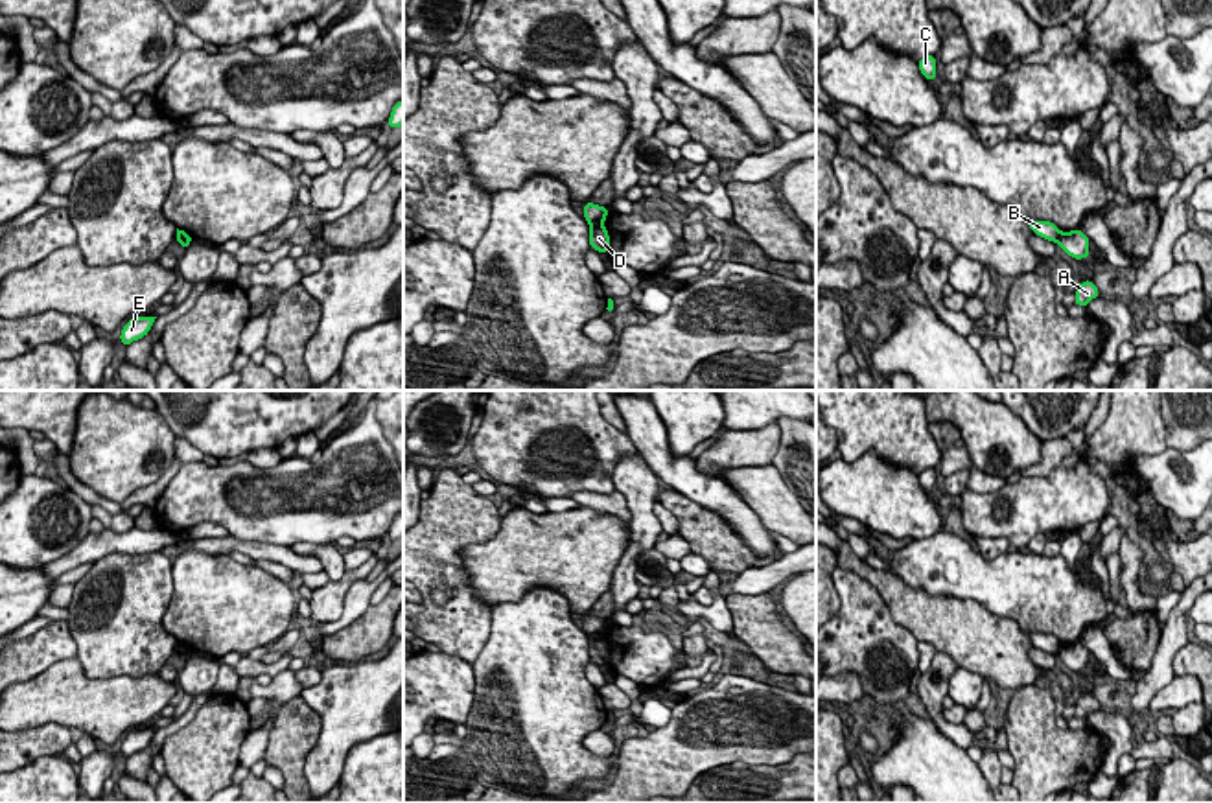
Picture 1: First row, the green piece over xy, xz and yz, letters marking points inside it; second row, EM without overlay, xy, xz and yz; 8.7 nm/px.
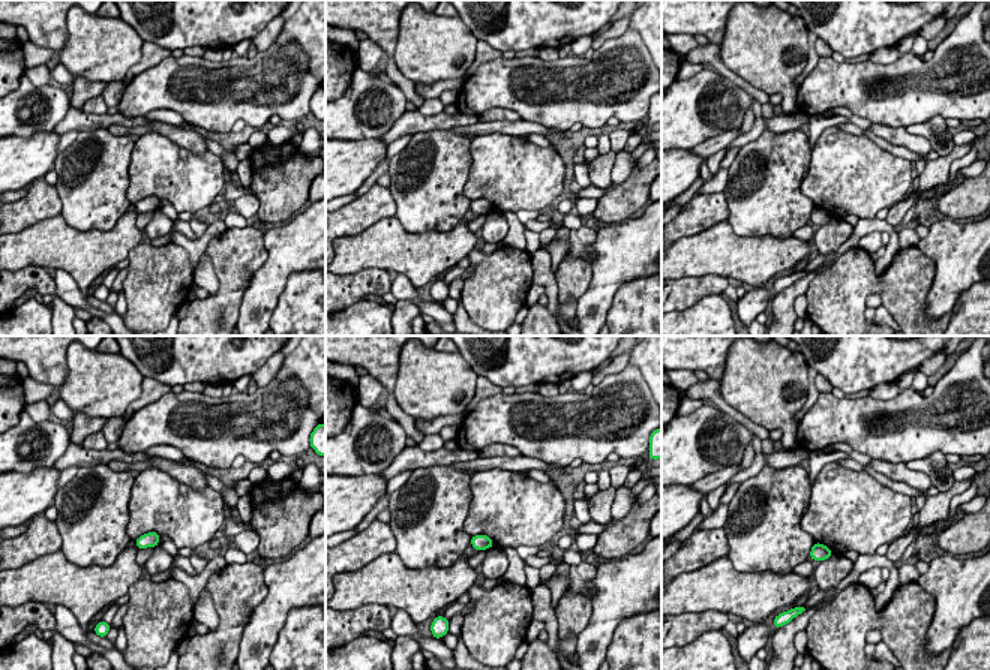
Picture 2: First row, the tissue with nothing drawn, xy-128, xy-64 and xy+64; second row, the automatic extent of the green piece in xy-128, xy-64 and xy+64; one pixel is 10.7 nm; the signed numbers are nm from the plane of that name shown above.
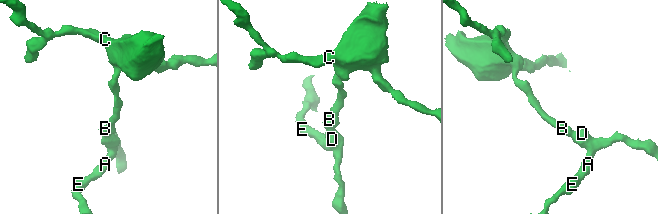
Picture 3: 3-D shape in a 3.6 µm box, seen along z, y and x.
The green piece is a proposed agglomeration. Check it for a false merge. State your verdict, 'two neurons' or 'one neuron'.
two neurons

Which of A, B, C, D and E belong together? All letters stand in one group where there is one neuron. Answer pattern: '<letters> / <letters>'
A D E / B C

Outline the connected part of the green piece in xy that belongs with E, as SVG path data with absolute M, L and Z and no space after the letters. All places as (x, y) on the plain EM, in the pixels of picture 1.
M153 727L129 731L129 735L123 739L123 742L120 746L122 757L129 759L133 753L146 750L149 746L155 731L157 729L153 729Z

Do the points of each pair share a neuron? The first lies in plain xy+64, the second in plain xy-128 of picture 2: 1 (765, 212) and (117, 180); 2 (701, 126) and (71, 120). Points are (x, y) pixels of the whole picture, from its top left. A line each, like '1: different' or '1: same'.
1: same
2: different

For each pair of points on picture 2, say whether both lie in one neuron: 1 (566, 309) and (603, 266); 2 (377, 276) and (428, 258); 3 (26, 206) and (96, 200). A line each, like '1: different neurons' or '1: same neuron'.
1: different neurons
2: different neurons
3: different neurons

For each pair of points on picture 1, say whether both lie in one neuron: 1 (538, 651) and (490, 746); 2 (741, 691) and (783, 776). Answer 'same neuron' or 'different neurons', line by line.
1: same neuron
2: different neurons

